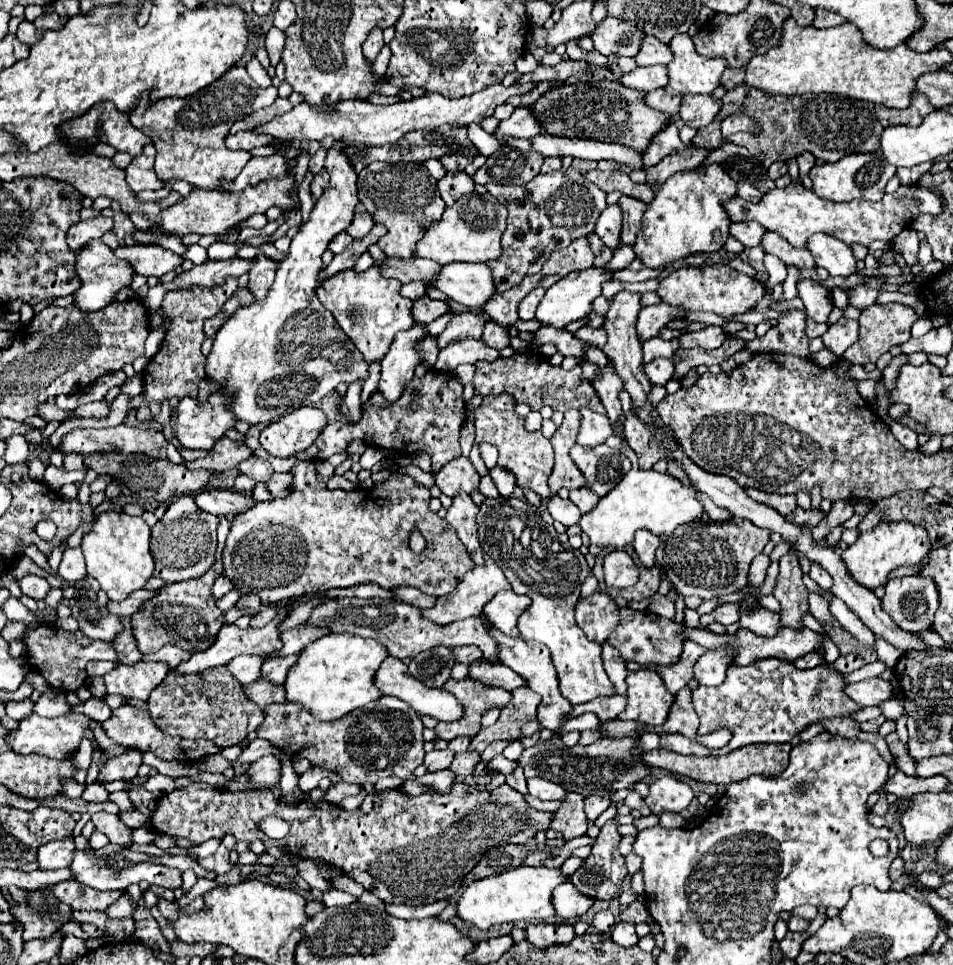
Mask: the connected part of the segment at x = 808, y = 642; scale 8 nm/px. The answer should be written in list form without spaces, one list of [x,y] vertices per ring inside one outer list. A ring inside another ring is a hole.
[[[782,627],[782,631],[778,631],[776,637],[760,637],[760,635],[754,635],[748,629],[738,629],[732,635],[714,635],[714,633],[706,631],[706,629],[688,629],[688,637],[686,639],[692,639],[692,641],[704,645],[706,649],[714,649],[714,647],[732,647],[732,649],[736,649],[734,665],[754,663],[754,661],[758,661],[762,657],[776,657],[776,659],[794,663],[796,659],[800,659],[800,657],[804,657],[808,653],[814,653],[824,645],[824,635],[818,633],[818,631],[812,631],[808,627],[800,627],[800,629]]]

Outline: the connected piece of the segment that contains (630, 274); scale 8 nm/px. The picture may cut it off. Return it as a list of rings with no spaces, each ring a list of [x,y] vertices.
[[[634,259],[626,269],[616,271],[614,273],[614,279],[628,281],[628,283],[632,283],[632,281],[648,281],[648,279],[660,277],[662,271],[664,271],[664,267],[662,269],[646,269],[644,263],[640,263],[640,259]]]

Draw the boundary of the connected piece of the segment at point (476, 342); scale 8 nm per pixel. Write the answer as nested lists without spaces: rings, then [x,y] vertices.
[[[462,339],[458,343],[450,343],[440,351],[440,357],[436,361],[438,371],[452,373],[462,363],[478,363],[478,361],[496,361],[500,357],[500,351],[486,345],[480,339]]]

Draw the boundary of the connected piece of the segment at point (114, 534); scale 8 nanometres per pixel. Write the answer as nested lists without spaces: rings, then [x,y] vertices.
[[[108,511],[96,517],[92,529],[82,537],[82,551],[86,557],[88,575],[94,577],[102,591],[112,601],[126,599],[132,591],[144,589],[154,573],[154,559],[148,549],[150,527],[142,517],[130,517],[126,513]]]

